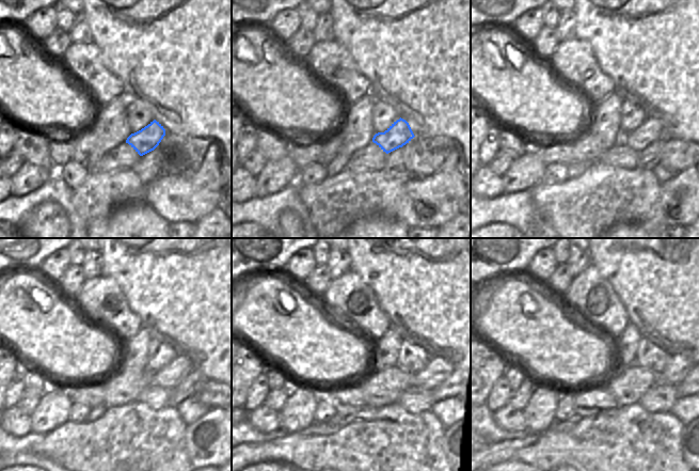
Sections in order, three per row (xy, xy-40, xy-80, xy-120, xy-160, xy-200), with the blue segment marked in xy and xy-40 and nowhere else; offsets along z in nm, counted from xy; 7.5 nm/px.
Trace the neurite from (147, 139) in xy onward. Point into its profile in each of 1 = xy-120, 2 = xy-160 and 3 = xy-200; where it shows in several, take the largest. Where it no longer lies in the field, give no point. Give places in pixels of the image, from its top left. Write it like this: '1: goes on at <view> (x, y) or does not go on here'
1: goes on at xy-120 (180, 375)
2: goes on at xy-160 (438, 369)
3: goes on at xy-200 (679, 366)

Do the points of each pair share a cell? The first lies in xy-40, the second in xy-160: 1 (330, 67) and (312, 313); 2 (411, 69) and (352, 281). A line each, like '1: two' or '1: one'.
1: two
2: two

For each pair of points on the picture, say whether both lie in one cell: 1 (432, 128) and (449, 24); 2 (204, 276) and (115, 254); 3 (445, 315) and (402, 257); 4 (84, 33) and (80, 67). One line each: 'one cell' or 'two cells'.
1: one cell
2: one cell
3: one cell
4: two cells

